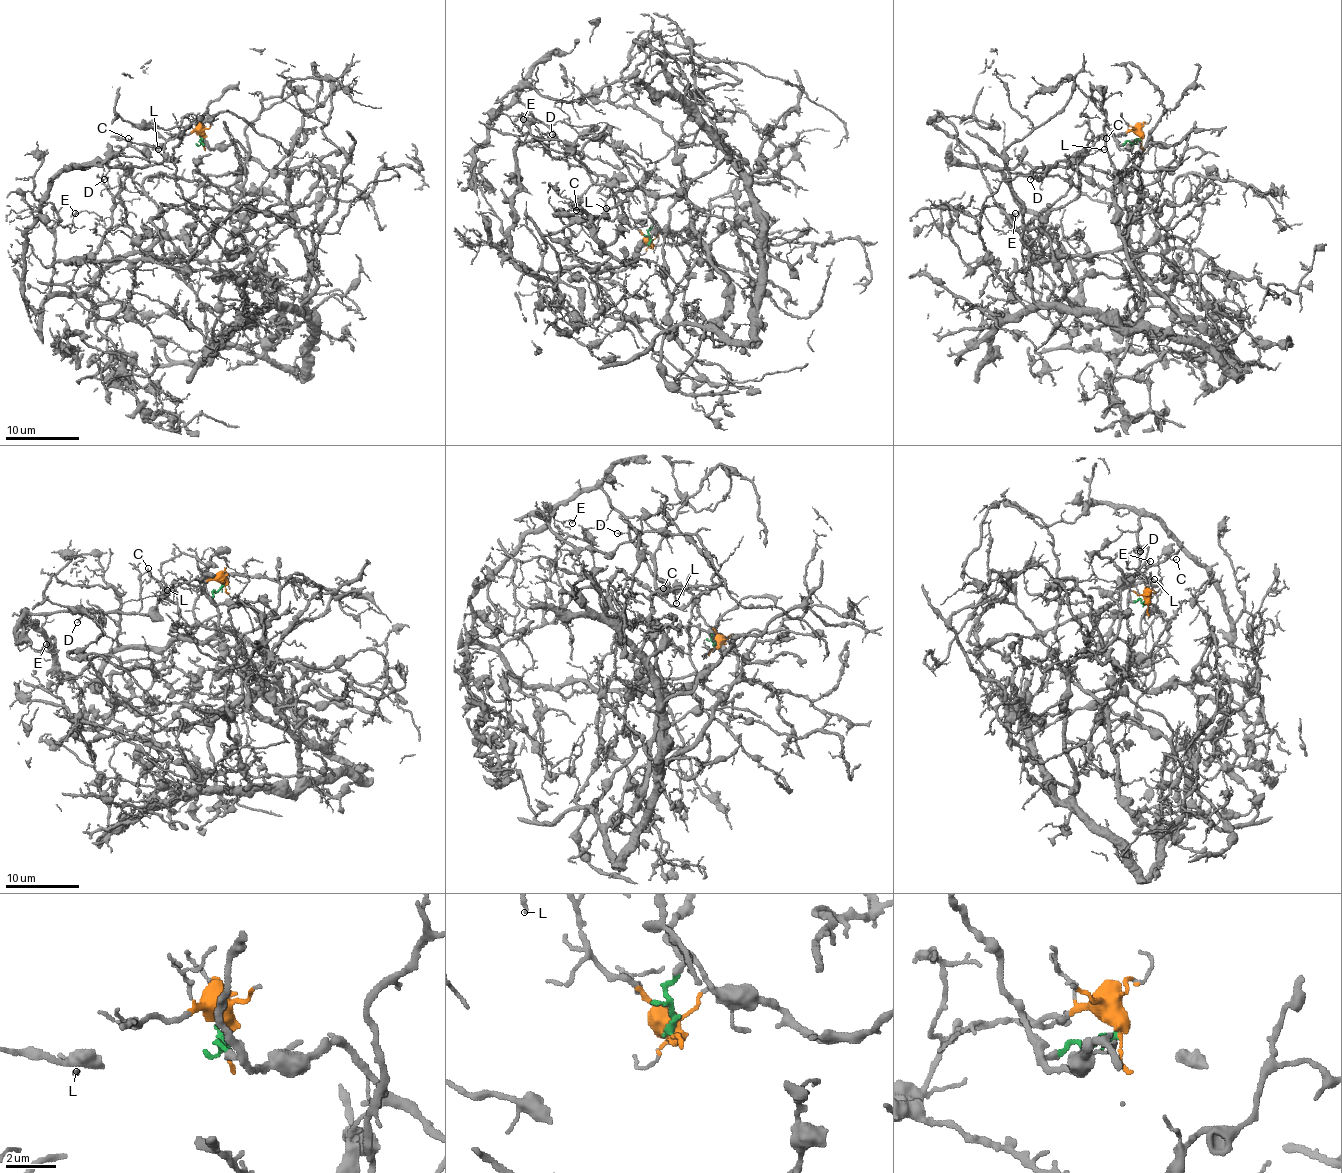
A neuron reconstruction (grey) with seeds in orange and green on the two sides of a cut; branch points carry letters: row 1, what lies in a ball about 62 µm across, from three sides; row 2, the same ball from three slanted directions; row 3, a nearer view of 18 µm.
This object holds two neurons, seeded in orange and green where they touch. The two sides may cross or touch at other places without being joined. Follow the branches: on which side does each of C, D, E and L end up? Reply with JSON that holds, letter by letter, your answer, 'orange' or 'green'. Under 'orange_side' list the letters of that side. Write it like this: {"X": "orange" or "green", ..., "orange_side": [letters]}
{"C": "orange", "D": "orange", "E": "orange", "L": "orange", "orange_side": ["C", "D", "E", "L"]}

